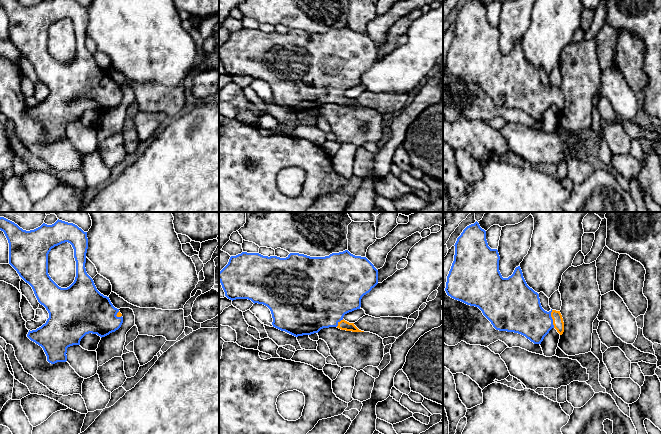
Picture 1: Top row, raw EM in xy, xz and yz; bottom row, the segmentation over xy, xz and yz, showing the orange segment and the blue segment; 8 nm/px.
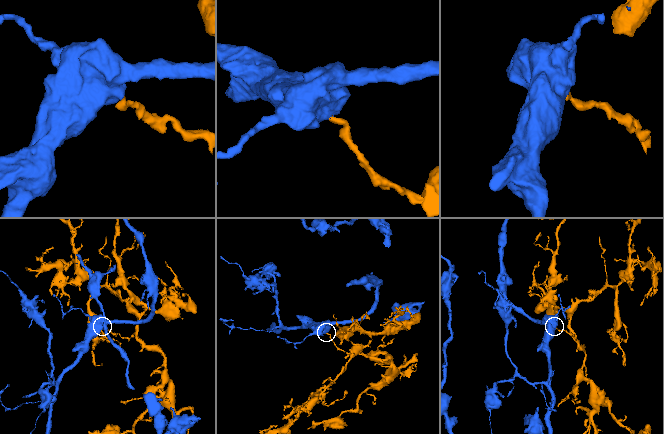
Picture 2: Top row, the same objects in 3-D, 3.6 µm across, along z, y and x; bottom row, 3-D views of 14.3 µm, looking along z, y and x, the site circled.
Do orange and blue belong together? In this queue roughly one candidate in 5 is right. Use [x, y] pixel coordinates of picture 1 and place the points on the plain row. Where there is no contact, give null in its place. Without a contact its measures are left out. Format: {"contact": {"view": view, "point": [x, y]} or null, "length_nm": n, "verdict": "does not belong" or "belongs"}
{"contact": {"view": "yz", "point": [552, 94]}, "length_nm": 150, "verdict": "belongs"}

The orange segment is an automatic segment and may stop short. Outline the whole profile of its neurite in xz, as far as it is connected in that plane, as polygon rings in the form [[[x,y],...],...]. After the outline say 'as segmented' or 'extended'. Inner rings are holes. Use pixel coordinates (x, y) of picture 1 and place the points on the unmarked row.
[[[348,26],[325,33],[290,29],[286,34],[242,28],[230,33],[228,40],[219,48],[219,57],[228,75],[232,77],[248,75],[254,80],[267,82],[272,90],[273,103],[298,113],[318,109],[321,105],[329,103],[364,108],[354,99],[345,97],[343,93],[349,88],[360,85],[362,73],[378,60],[378,46],[366,33],[355,32]]]; extended

